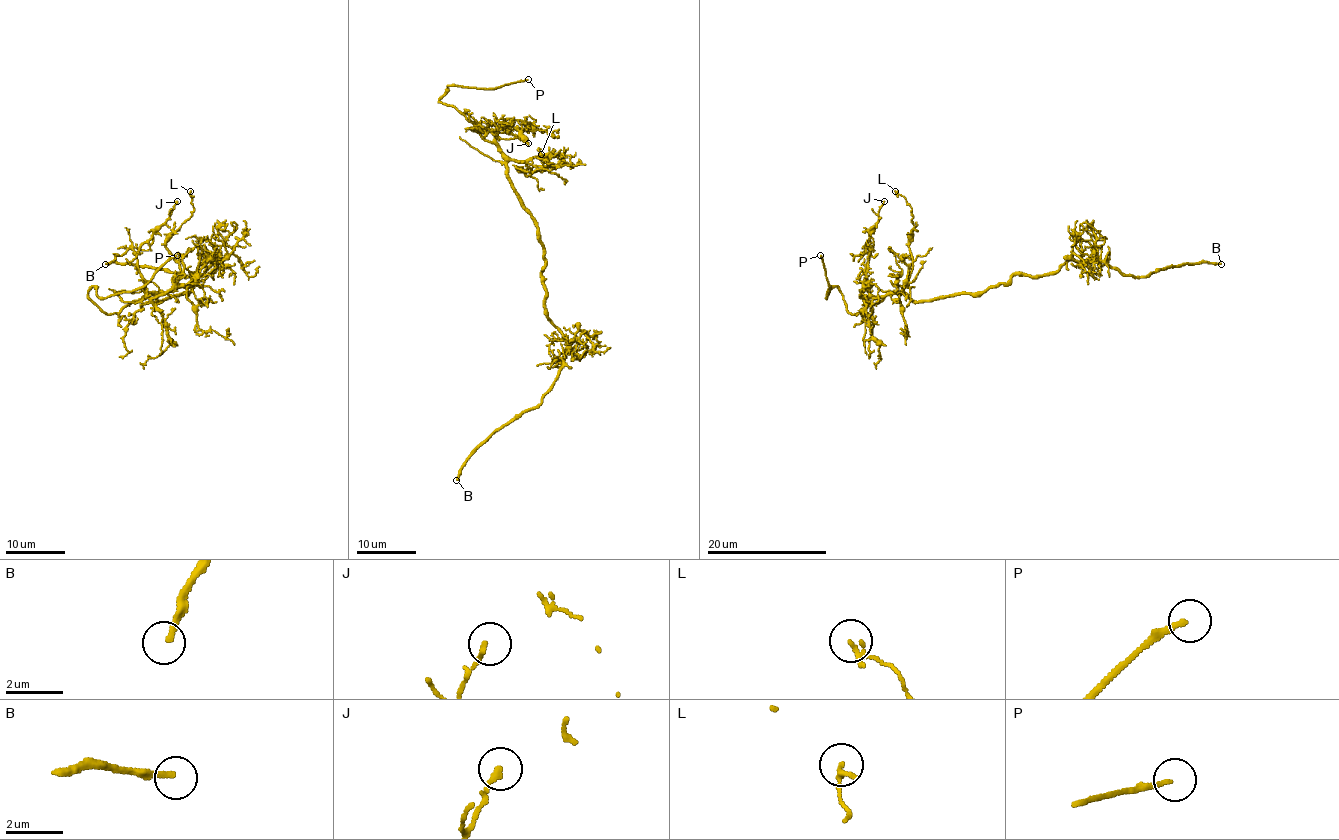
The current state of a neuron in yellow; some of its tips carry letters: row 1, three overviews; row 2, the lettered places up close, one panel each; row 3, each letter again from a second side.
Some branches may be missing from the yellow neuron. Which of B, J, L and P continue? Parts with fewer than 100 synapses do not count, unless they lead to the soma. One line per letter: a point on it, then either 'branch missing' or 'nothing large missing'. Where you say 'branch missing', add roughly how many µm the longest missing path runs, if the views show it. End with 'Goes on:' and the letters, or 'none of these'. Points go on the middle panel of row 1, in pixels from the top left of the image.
B: at (456, 480); branch missing; about 140 µm are missing
J: at (528, 143); nothing large missing
L: at (541, 154); nothing large missing
P: at (528, 79); nothing large missing
Goes on: B

